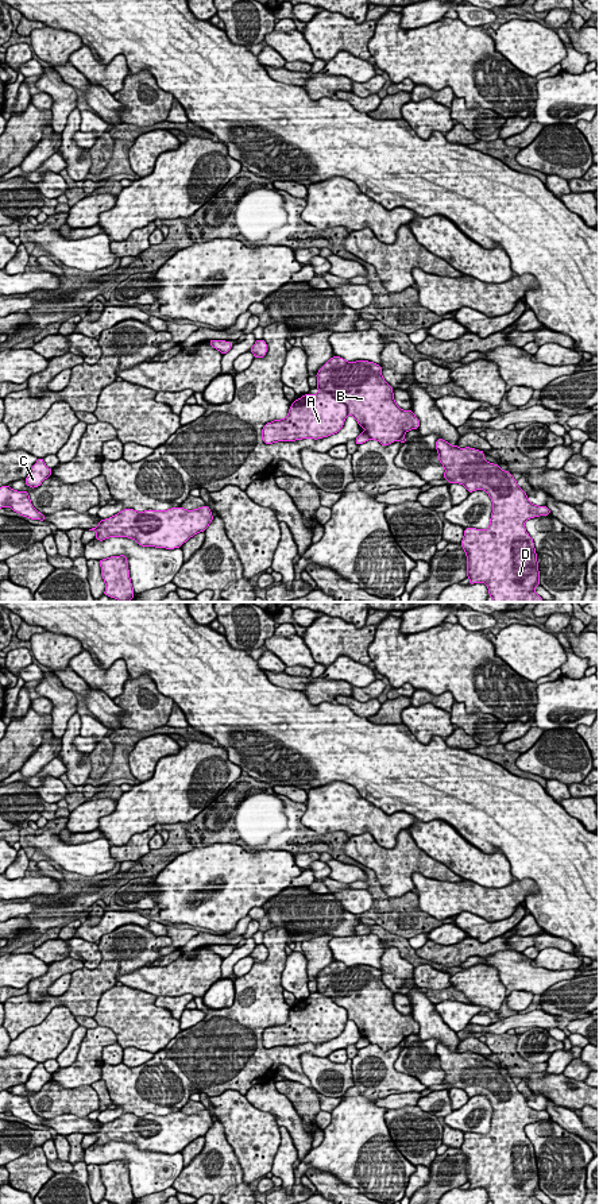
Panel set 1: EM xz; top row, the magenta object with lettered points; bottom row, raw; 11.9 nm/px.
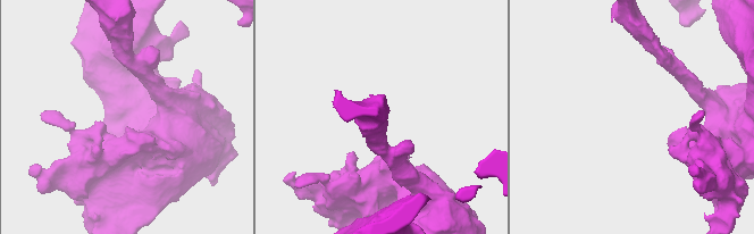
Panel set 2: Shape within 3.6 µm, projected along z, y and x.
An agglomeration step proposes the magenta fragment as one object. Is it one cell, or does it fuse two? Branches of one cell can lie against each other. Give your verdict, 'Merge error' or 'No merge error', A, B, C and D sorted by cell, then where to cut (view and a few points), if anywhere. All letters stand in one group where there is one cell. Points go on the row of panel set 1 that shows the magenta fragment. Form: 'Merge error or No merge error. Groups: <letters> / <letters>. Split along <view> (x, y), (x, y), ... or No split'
Merge error. Groups: A C D / B. Split along xz (319, 388), (340, 400), (348, 413)

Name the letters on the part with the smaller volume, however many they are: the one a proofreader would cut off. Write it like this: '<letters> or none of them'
B

